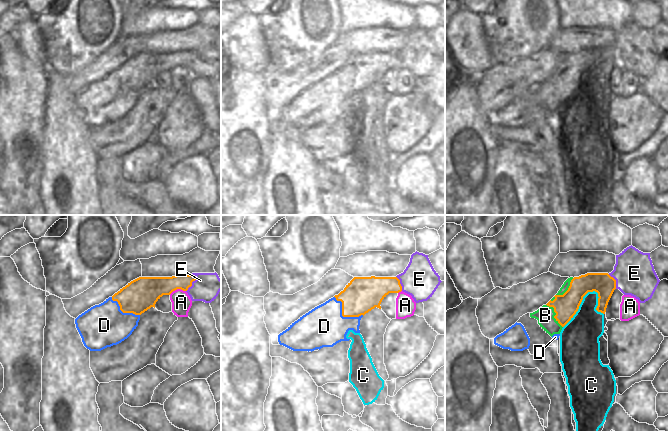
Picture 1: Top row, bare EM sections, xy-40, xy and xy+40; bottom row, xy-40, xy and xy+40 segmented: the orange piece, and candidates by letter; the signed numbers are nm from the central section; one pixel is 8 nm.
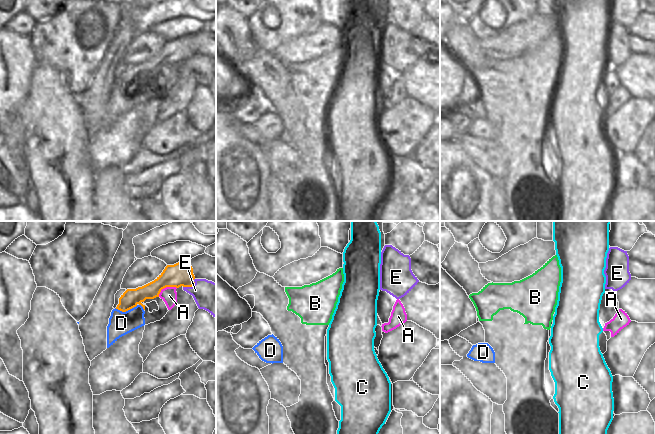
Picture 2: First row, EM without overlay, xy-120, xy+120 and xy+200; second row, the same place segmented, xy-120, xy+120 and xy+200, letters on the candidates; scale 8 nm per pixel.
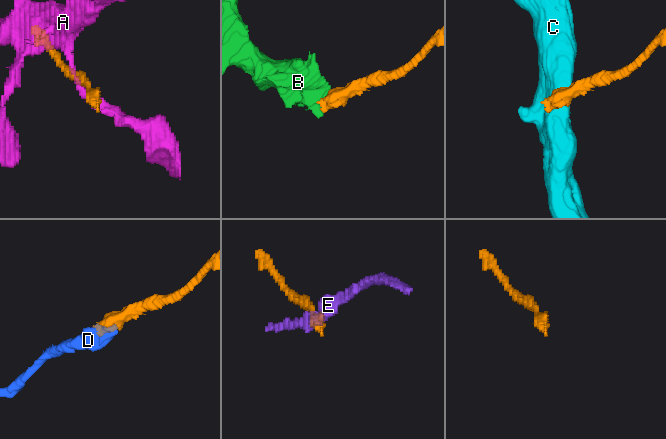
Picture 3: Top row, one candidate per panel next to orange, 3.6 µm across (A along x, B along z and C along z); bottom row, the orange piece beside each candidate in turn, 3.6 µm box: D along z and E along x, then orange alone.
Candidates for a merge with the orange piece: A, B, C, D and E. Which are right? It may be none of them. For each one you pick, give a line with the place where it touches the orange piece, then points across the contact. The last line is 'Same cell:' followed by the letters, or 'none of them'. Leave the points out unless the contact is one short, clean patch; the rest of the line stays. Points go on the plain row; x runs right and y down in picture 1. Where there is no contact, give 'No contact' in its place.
D: Touches orange at xy (342, 91)
Same cell: D

